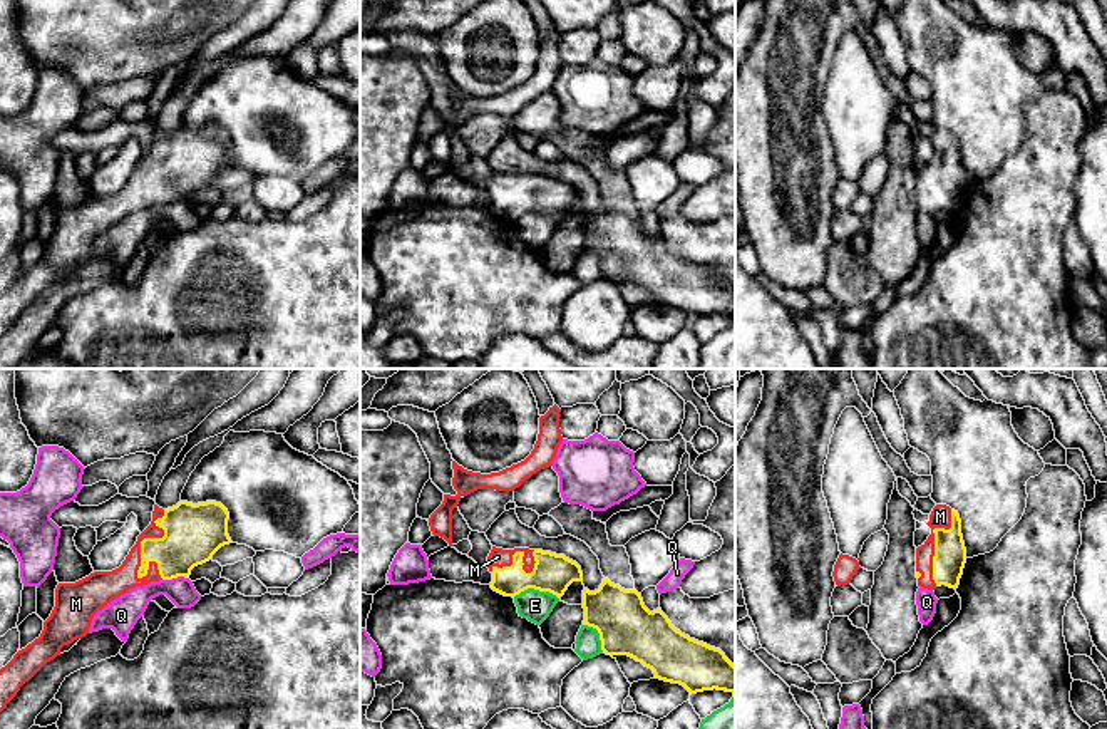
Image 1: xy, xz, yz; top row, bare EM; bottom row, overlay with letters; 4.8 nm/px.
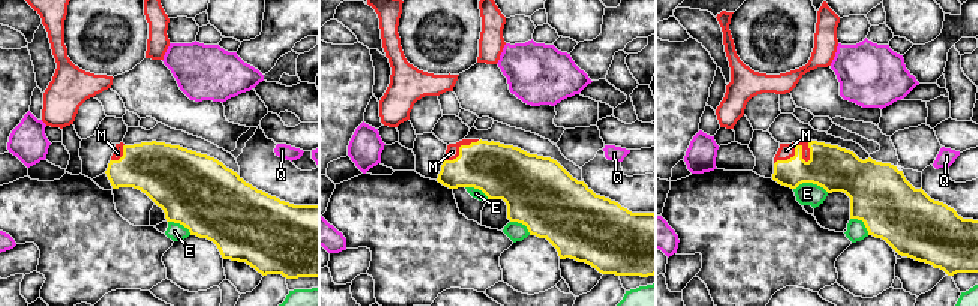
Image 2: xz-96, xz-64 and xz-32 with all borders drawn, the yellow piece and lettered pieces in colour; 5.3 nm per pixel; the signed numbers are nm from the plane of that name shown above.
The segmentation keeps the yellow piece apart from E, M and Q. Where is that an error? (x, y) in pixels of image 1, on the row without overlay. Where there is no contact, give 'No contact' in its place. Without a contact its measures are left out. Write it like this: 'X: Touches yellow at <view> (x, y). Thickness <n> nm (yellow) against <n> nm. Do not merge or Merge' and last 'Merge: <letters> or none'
E: Touches yellow at xz (536, 213). Thickness 180 nm (yellow) against 150 nm. Do not merge
M: Touches yellow at xy (146, 163). Thickness 280 nm (yellow) against 130 nm. Merge
Q: Touches yellow at xy (175, 201). Thickness 280 nm (yellow) against 140 nm. Do not merge
Merge: M

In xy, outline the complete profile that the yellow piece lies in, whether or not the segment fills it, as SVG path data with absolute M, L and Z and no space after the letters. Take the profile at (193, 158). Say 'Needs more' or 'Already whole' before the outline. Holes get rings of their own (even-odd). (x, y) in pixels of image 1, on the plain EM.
Needs more. M216 126L188 127L162 134L154 129L151 149L137 161L136 169L122 189L112 196L94 196L75 208L59 208L55 213L55 231L44 246L39 263L18 275L13 283L0 293L0 337L17 320L20 312L28 307L47 287L60 280L64 270L72 268L89 258L94 240L112 225L127 218L131 213L144 211L151 206L189 203L191 194L213 183L224 169L233 168L228 159L228 134Z

